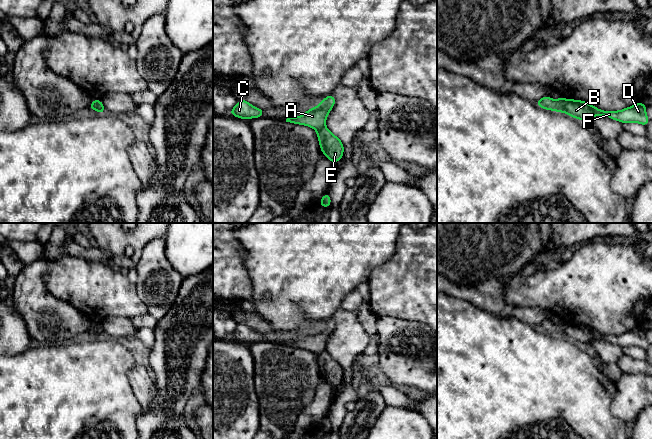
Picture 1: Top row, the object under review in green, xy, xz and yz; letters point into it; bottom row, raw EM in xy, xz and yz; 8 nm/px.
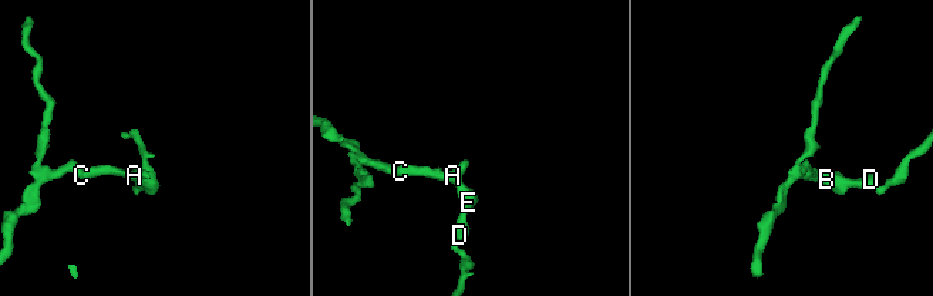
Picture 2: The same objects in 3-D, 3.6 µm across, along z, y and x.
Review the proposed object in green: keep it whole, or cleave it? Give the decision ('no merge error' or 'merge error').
merge error

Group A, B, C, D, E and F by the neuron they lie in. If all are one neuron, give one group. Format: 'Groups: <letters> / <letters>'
Groups: A C / B D E F

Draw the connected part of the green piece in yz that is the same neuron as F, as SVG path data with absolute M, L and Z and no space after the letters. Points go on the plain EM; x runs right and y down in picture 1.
M567 324L564 337L576 342L588 345L595 339L606 340L622 347L640 347L647 350L650 346L646 339L646 329L643 326L620 335L600 334L585 325Z

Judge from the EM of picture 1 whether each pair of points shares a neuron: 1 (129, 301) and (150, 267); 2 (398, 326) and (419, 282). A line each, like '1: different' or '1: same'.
1: different
2: different

